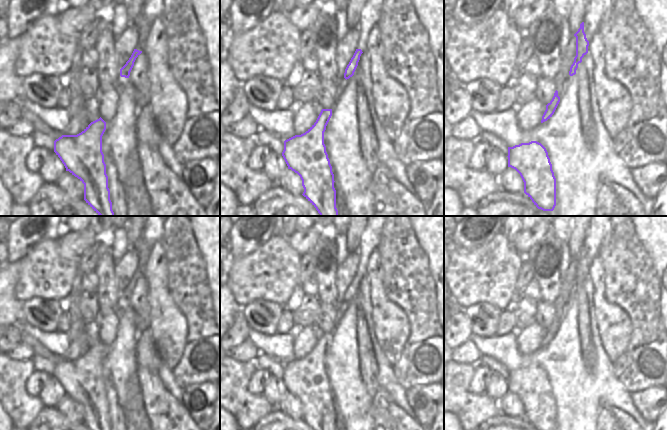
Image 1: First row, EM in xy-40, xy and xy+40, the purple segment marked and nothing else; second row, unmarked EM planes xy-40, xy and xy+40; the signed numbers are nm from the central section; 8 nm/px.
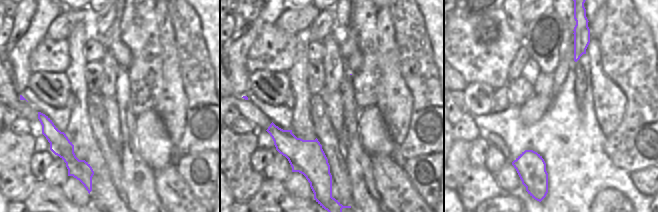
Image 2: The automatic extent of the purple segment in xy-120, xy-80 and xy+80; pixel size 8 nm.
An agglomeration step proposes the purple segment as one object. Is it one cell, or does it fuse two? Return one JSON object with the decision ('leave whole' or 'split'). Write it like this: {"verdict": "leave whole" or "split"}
{"verdict": "split"}

